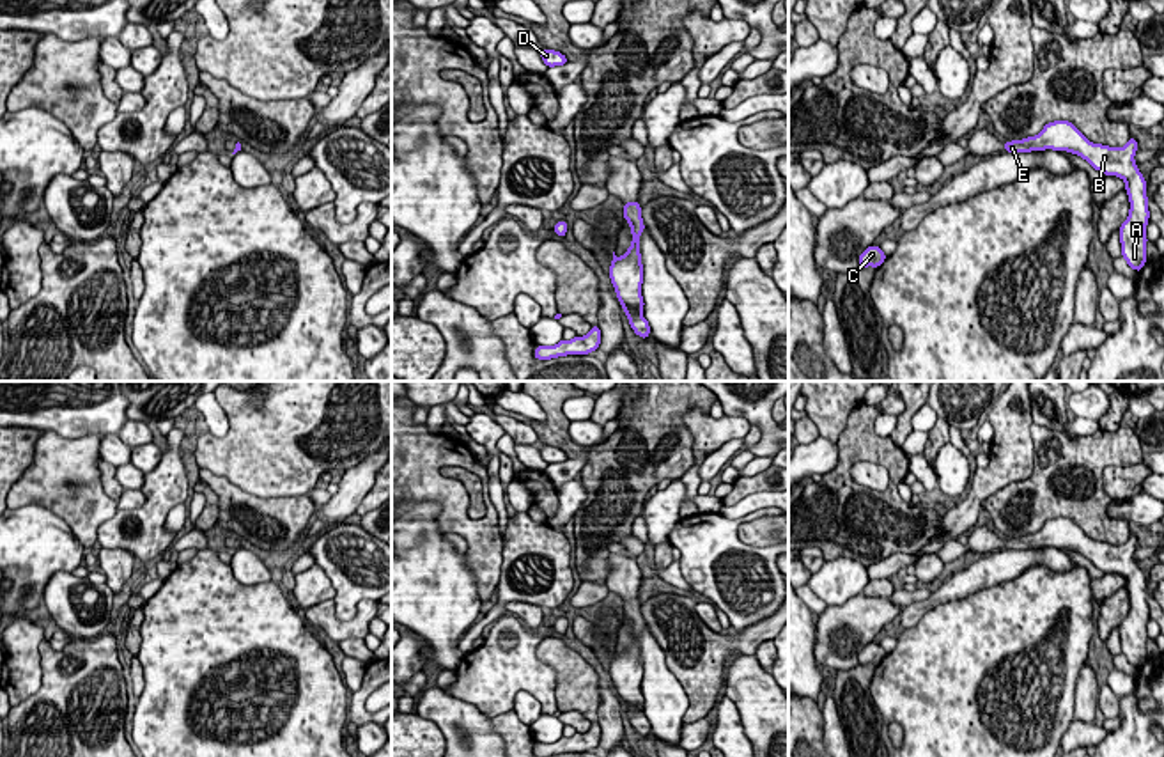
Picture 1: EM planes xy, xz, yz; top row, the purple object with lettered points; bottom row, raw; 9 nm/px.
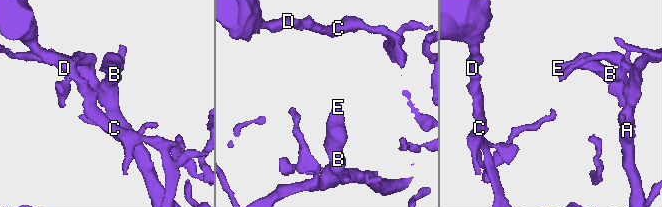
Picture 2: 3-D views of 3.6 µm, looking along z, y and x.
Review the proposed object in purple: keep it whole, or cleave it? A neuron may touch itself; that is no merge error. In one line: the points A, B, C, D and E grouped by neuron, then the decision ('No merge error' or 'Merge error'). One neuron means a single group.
Groups: A B C D E. No merge error

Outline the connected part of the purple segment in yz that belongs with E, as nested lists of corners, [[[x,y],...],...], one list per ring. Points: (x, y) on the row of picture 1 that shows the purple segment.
[[[1070,121],[1047,122],[1044,129],[1022,140],[1006,140],[1006,152],[1031,151],[1067,151],[1086,160],[1095,170],[1104,176],[1116,176],[1125,181],[1130,209],[1127,220],[1120,225],[1121,257],[1137,273],[1146,264],[1146,225],[1150,218],[1146,181],[1134,161],[1137,140],[1129,138],[1123,147],[1109,147],[1090,142],[1081,129]]]

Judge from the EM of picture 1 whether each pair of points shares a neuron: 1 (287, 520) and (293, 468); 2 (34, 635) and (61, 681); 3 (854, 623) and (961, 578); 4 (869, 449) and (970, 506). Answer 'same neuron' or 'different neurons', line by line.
1: different neurons
2: different neurons
3: different neurons
4: different neurons

